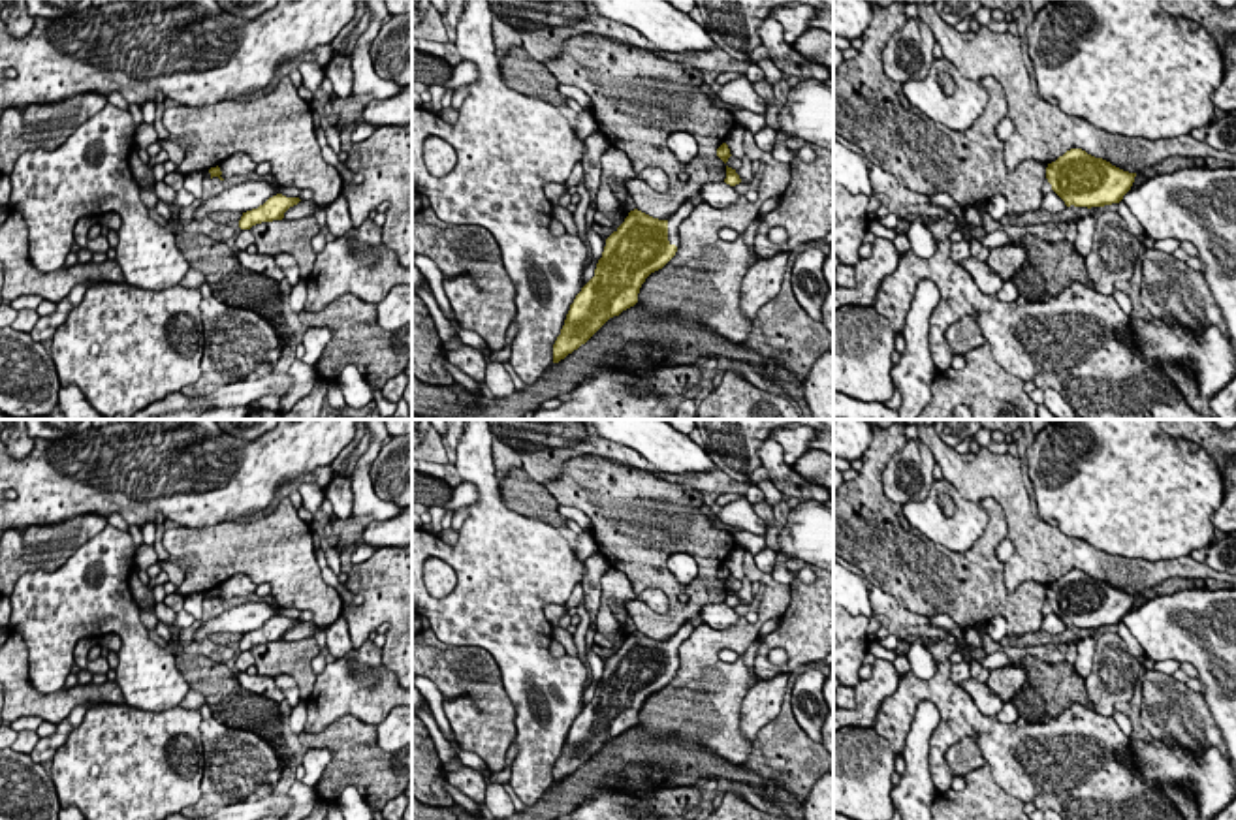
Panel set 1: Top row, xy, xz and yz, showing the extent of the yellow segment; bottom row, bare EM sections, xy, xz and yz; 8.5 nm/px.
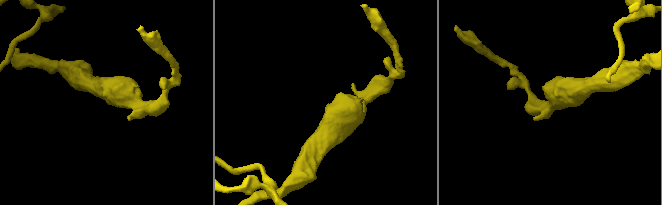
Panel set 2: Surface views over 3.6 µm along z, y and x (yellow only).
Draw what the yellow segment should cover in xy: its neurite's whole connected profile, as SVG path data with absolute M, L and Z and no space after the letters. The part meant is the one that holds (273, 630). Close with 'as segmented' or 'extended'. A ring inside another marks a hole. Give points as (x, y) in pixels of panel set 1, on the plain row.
M277 615L277 617L269 619L258 630L243 634L243 638L239 641L239 649L250 651L252 647L261 645L261 643L282 641L284 634L290 628L297 626L299 623L301 623L299 619L286 619L282 615Z; as segmented

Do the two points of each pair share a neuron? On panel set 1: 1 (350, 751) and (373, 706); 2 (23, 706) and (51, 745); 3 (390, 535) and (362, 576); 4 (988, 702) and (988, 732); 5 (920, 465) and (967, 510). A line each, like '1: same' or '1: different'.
1: different
2: different
3: different
4: different
5: different

